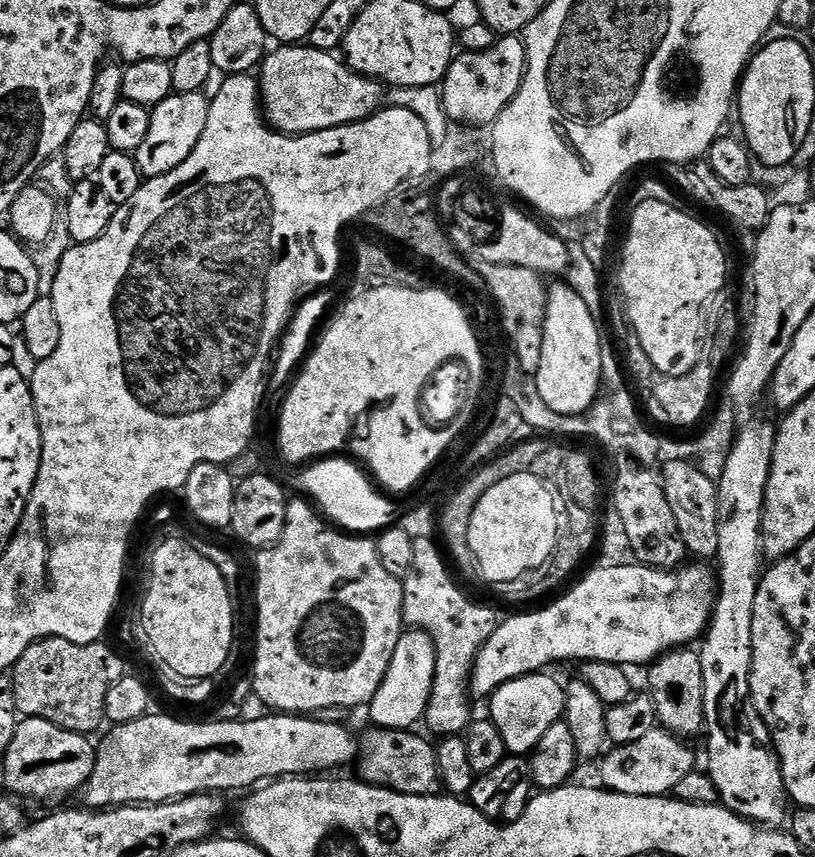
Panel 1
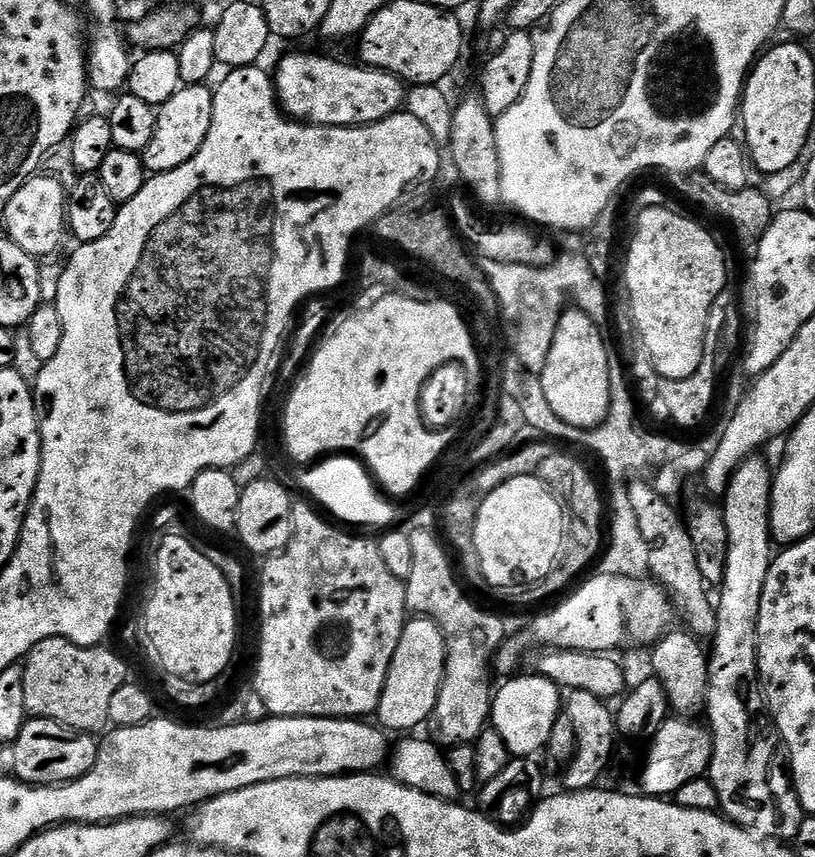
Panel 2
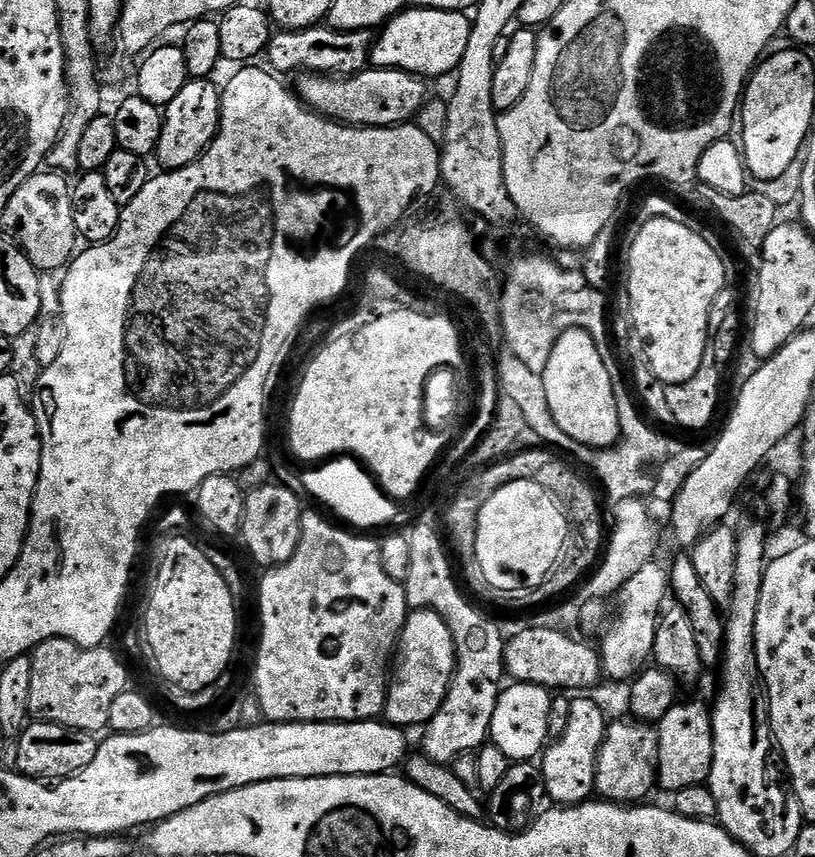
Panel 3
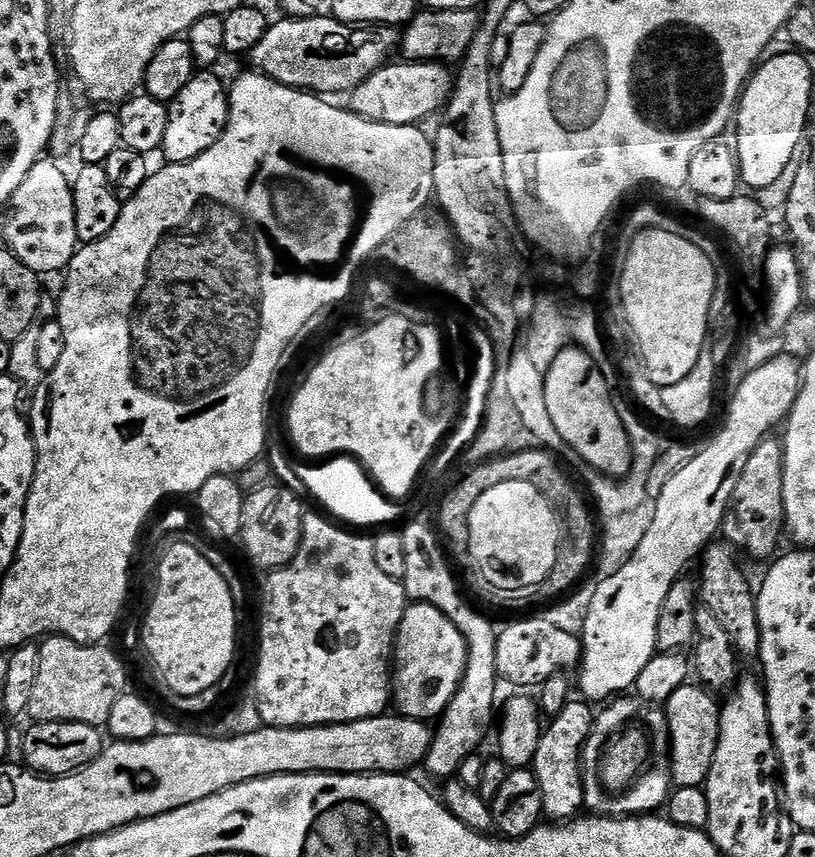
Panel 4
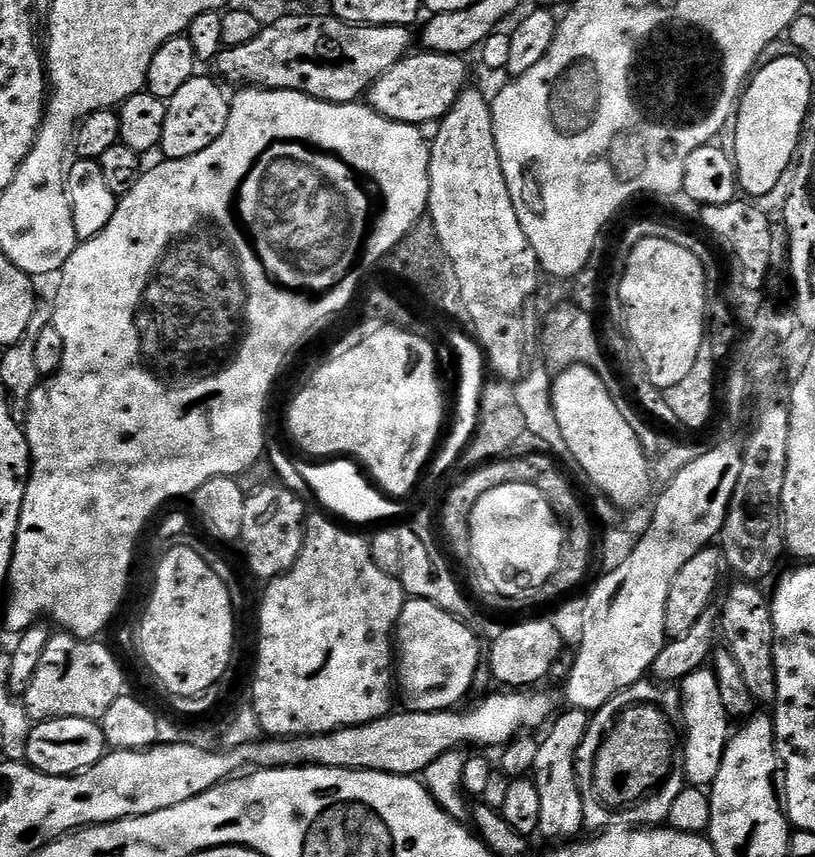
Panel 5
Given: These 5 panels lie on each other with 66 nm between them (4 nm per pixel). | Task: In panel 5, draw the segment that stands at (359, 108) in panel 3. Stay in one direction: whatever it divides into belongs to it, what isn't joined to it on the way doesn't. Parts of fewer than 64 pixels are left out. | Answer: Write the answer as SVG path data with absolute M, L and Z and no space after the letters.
M420 50L420 53L409 54L403 60L399 60L393 68L386 70L378 82L372 84L366 93L366 100L380 116L387 120L393 120L399 124L415 124L417 126L430 122L431 120L443 120L444 115L452 109L458 102L458 98L463 94L464 89L469 87L468 64L464 56L451 56L441 52L429 52Z

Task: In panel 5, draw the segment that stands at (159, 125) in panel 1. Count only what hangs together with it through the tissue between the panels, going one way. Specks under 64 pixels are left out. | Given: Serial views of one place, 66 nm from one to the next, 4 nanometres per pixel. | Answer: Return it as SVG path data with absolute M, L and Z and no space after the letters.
M203 74L192 76L190 82L185 82L178 94L167 101L166 127L162 130L159 146L159 151L164 152L164 160L194 158L194 154L202 154L202 150L214 146L214 142L222 138L232 113L232 105L229 93L224 93L210 77Z

